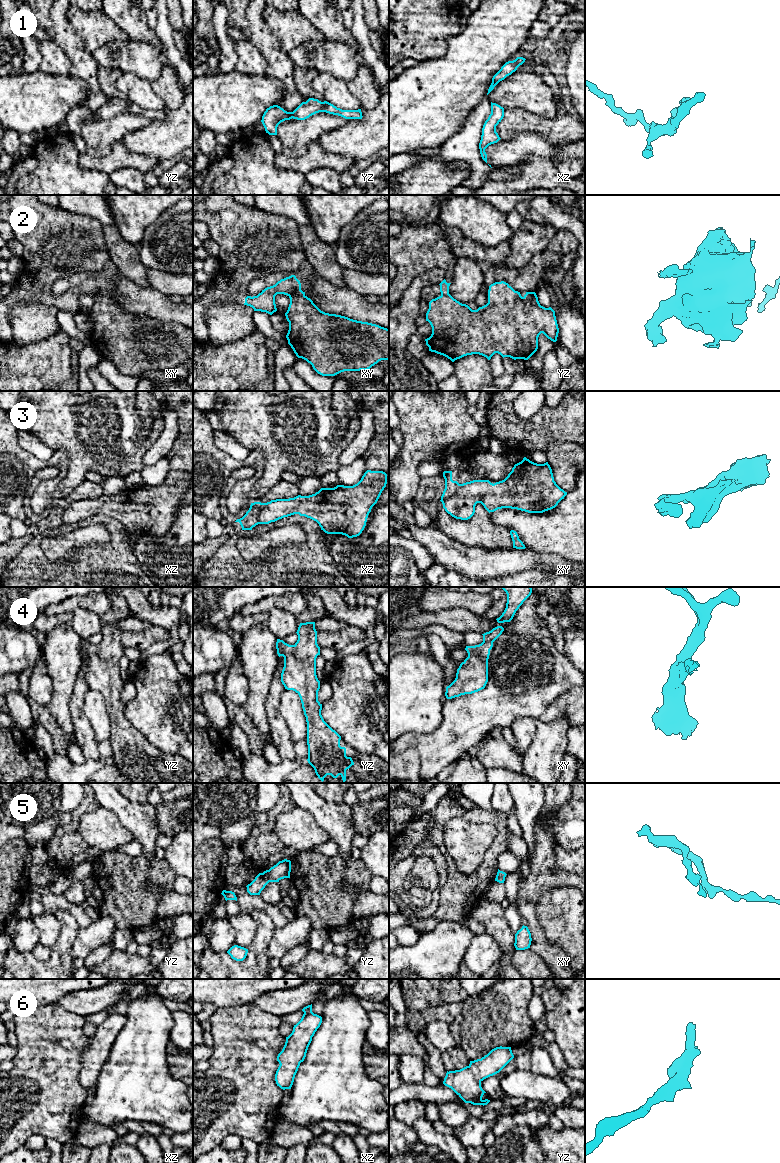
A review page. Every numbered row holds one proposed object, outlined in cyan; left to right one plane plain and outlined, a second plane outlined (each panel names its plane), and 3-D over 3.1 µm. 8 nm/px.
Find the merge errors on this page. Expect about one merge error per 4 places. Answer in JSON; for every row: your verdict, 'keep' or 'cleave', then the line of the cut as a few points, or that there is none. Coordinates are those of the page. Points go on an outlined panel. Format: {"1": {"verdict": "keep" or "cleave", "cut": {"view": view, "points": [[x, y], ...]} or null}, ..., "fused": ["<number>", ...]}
{"1": {"verdict": "keep", "cut": null}, "2": {"verdict": "cleave", "cut": {"view": "xy", "points": [[304, 294], [291, 294], [289, 296]]}}, "3": {"verdict": "cleave", "cut": {"view": "xz", "points": [[251, 503], [258, 508], [257, 521], [259, 523]]}}, "4": {"verdict": "keep", "cut": null}, "5": {"verdict": "keep", "cut": null}, "6": {"verdict": "keep", "cut": null}, "fused": ["2", "3"]}

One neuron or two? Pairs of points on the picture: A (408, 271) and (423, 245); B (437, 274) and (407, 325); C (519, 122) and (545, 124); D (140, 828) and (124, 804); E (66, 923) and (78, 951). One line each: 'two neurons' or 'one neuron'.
A: one neuron
B: one neuron
C: one neuron
D: one neuron
E: two neurons

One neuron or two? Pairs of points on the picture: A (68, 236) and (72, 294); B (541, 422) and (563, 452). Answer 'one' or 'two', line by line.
A: one
B: two

